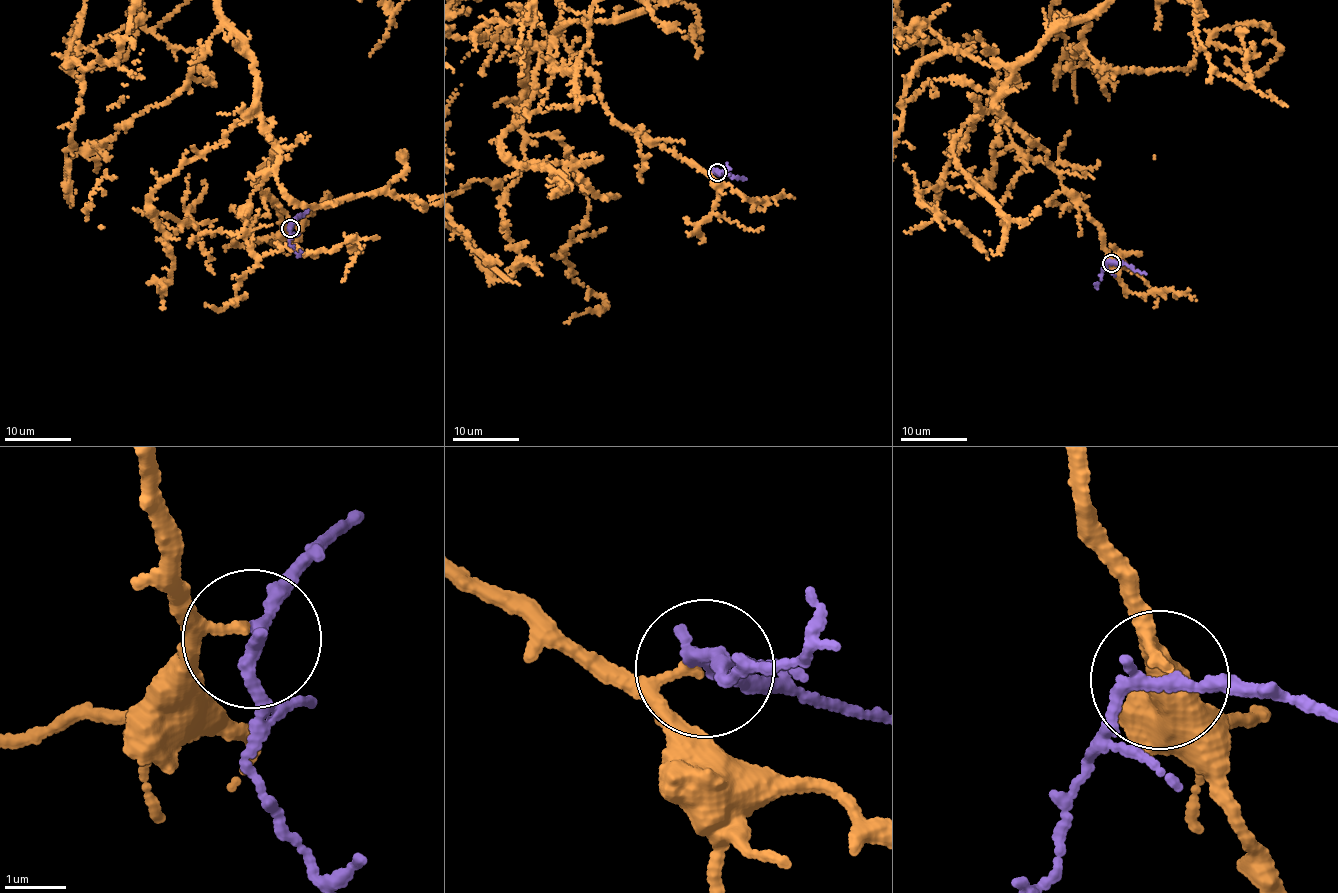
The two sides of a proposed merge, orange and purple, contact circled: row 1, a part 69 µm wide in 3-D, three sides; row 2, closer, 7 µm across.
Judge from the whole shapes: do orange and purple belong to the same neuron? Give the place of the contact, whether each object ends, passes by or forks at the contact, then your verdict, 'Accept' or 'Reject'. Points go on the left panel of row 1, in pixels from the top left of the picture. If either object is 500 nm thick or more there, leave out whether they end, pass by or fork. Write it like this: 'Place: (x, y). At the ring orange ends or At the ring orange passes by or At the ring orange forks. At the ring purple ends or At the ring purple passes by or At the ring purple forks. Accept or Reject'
Place: (290, 228). At the ring orange passes by. At the ring purple passes by. Accept

